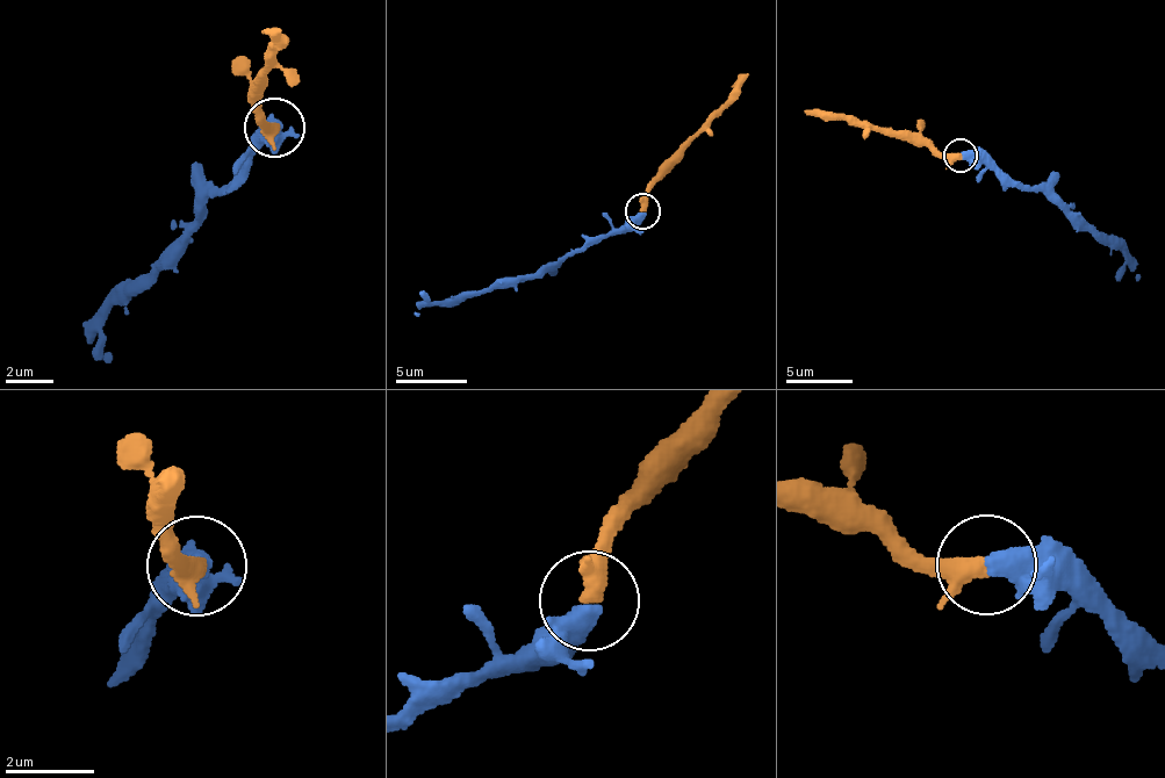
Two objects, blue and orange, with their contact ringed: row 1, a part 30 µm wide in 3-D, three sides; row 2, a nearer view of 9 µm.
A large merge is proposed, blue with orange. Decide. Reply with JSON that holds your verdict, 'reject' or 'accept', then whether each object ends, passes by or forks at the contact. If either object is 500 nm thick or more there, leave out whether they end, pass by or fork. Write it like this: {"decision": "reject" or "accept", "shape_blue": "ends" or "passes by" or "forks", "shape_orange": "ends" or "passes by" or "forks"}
{"decision": "accept"}

